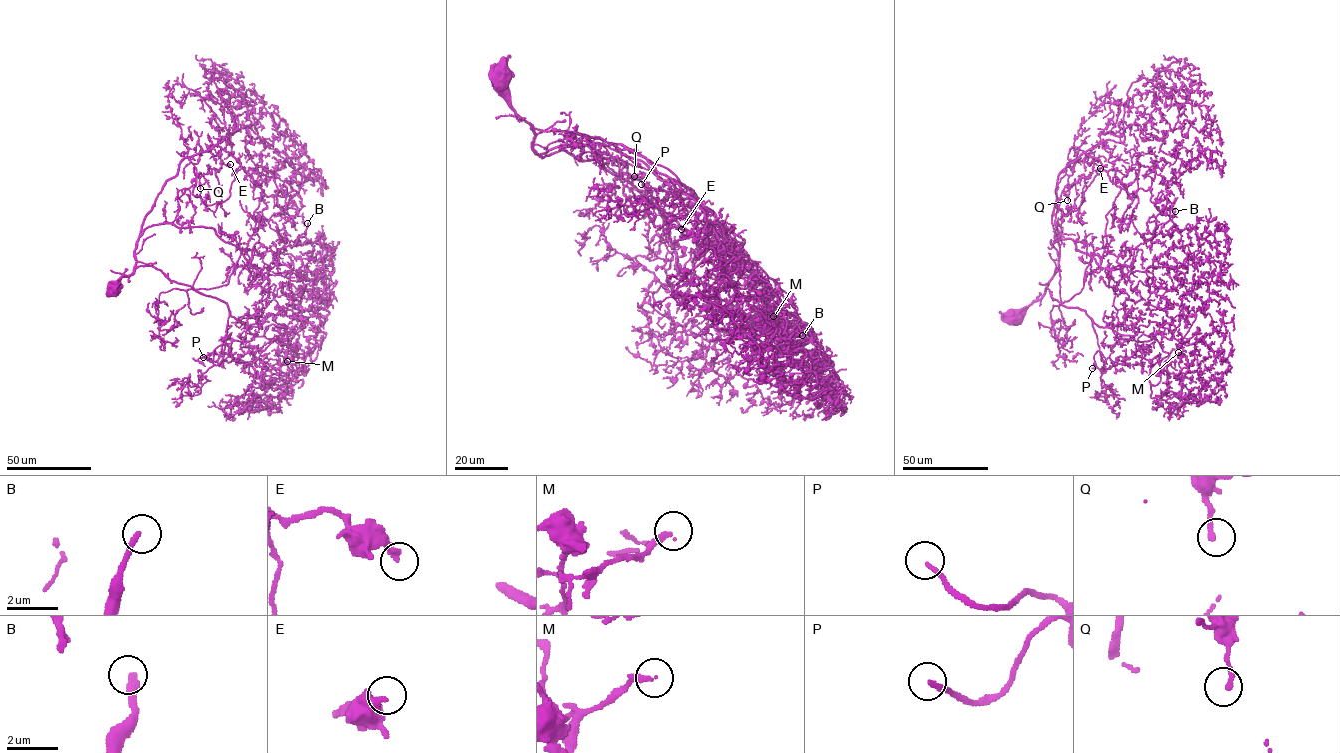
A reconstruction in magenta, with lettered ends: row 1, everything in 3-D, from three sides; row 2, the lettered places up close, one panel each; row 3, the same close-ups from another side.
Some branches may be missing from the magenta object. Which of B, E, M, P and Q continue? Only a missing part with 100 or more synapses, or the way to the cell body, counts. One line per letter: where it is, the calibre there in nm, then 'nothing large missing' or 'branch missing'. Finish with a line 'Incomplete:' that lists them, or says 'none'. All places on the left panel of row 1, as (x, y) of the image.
B: at (307, 223); 280 nm thick; branch missing
E: at (230, 164); 280 nm thick; nothing large missing
M: at (287, 361); 240 nm thick; nothing large missing
P: at (203, 357); 170 nm thick; branch missing
Q: at (200, 188); 200 nm thick; nothing large missing
Incomplete: B, P

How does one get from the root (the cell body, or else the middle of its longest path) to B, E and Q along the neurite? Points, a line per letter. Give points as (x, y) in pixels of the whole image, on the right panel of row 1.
B: (1013, 316), (1046, 286), (1061, 303), (1078, 294), (1092, 258), (1110, 270), (1129, 266), (1134, 249), (1175, 211)
E: (1013, 316), (1039, 299), (1056, 270), (1058, 252), (1050, 241), (1056, 240), (1062, 191), (1100, 168)
Q: (1013, 316), (1039, 299), (1056, 270), (1058, 252), (1050, 241), (1056, 240), (1056, 204), (1065, 187), (1067, 200)

